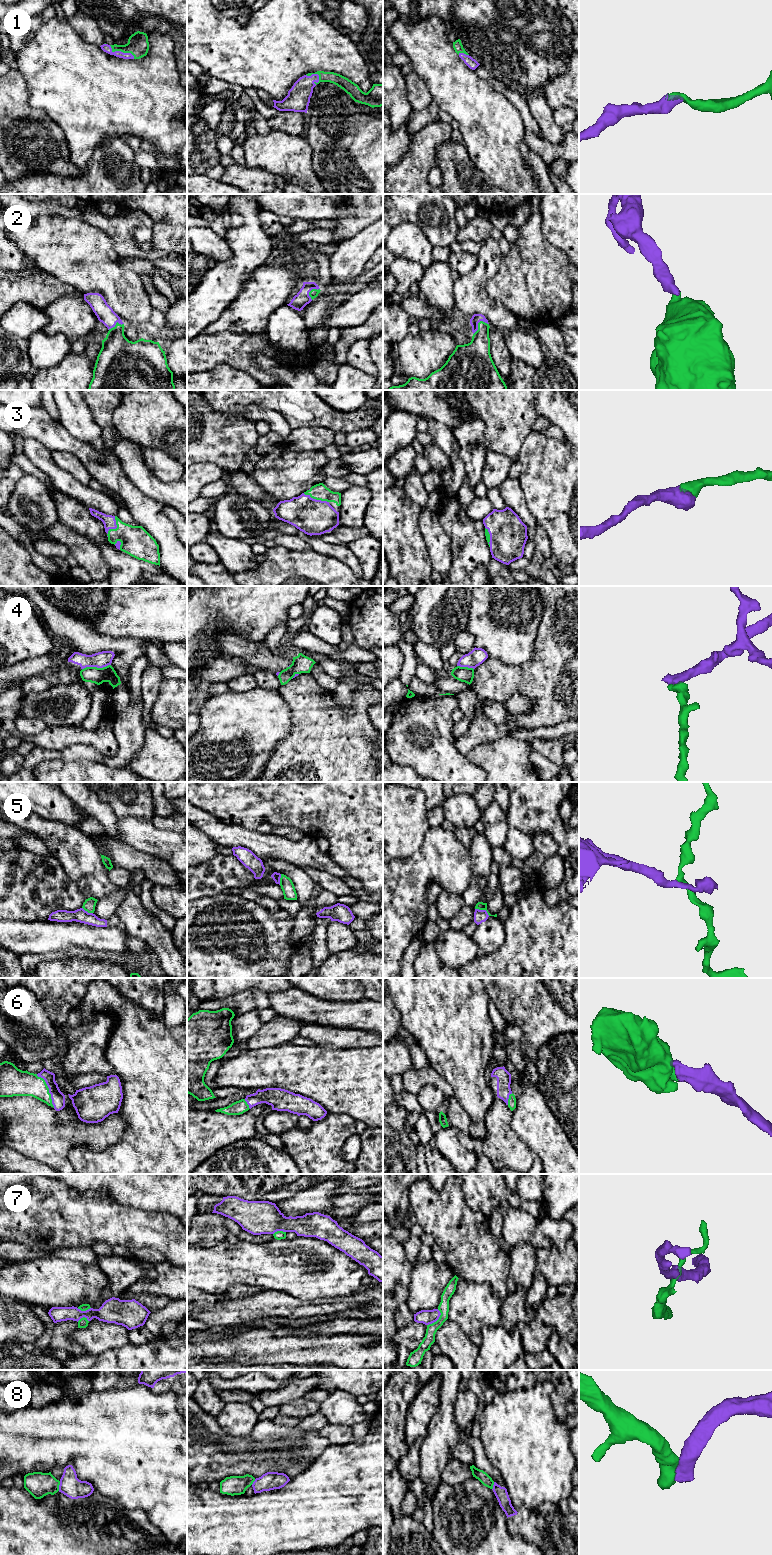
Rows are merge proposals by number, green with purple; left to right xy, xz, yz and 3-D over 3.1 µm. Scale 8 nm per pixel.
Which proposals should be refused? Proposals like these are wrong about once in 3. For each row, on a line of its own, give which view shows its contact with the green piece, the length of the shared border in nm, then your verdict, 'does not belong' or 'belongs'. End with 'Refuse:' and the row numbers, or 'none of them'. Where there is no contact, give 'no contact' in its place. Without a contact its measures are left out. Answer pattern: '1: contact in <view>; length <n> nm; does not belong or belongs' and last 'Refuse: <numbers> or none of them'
1: contact in xy; length 240 nm; belongs
2: contact in yz; length 160 nm; belongs
3: contact in xz; length 220 nm; belongs
4: contact in xy; length 240 nm; does not belong
5: contact in yz; length 130 nm; does not belong
6: contact in xy; length 300 nm; belongs
7: contact in yz; length 160 nm; does not belong
8: contact in xy; length 80 nm; does not belong
Refuse: 4, 5, 7, 8

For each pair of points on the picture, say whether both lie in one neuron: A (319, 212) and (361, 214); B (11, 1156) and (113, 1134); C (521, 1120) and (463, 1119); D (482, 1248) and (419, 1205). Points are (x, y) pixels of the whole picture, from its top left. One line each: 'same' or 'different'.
A: different
B: different
C: different
D: same

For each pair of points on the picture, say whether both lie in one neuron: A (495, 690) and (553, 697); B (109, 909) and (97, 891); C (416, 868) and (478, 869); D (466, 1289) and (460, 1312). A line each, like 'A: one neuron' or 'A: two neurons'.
A: one neuron
B: two neurons
C: two neurons
D: one neuron

